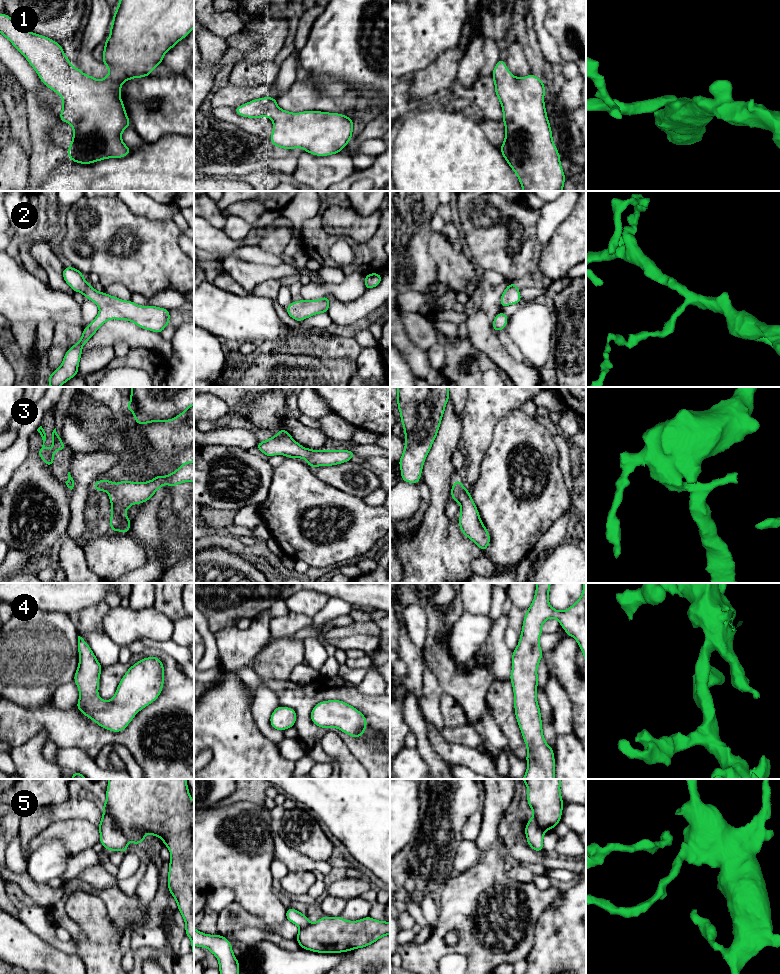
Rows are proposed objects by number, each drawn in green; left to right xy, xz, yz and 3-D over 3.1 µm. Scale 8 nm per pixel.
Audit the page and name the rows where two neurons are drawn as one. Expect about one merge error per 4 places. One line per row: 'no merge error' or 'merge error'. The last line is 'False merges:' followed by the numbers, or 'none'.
1: no merge error
2: no merge error
3: no merge error
4: no merge error
5: merge error
False merges: 5

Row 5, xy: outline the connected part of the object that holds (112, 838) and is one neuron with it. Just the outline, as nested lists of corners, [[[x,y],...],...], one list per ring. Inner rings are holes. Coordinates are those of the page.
[[[103,814],[101,822],[97,826],[100,832],[100,843],[105,850],[125,852],[128,849],[128,840],[122,830],[115,824],[112,818]]]

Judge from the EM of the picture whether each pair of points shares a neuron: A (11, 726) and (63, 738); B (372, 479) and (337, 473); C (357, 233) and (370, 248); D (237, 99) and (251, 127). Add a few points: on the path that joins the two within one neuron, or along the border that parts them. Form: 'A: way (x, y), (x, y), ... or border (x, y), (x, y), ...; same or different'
A: way (24, 724), (50, 725); same
B: way (363, 472), (360, 469), (351, 468), (346, 471); same
C: border (379, 226), (365, 242), (354, 241); different
D: border (213, 107), (231, 107), (233, 109); different

